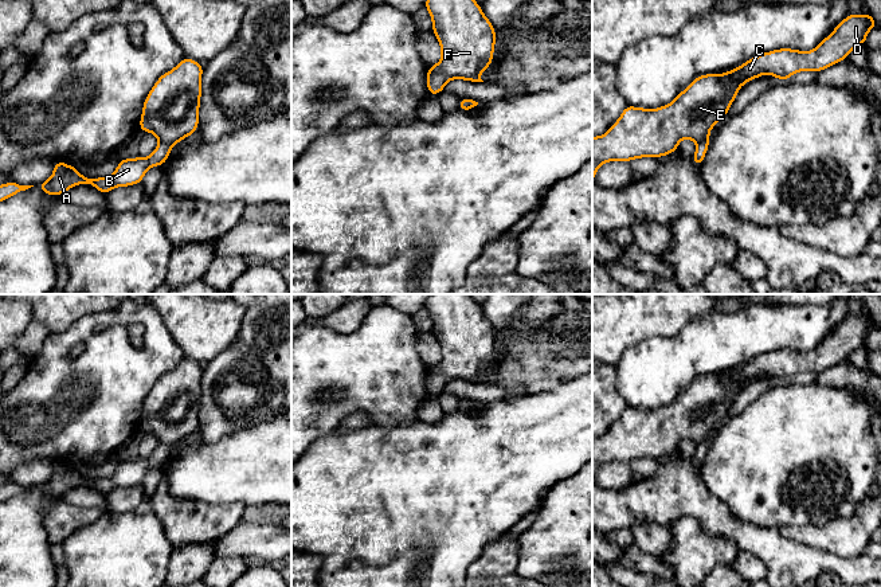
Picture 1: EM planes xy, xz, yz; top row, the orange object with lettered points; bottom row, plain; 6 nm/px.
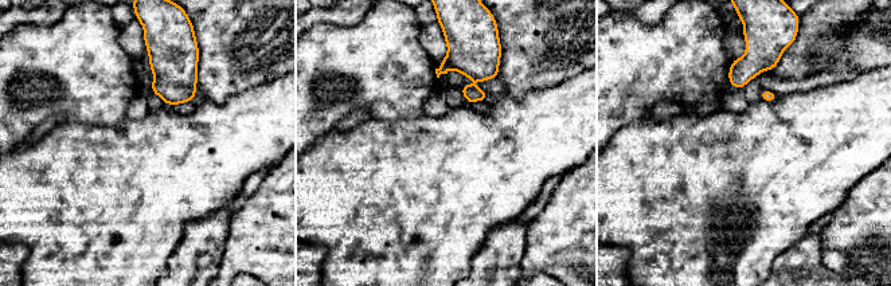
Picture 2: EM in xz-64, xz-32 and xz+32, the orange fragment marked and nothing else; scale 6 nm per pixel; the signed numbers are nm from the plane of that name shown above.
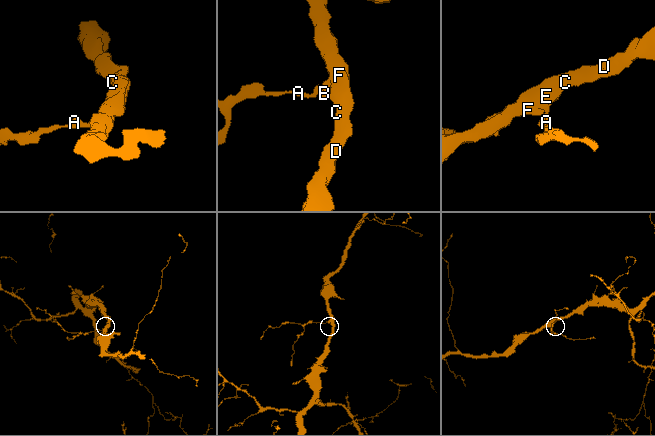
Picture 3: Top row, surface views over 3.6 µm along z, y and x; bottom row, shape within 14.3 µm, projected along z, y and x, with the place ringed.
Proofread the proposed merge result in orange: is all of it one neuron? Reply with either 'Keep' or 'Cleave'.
Cleave

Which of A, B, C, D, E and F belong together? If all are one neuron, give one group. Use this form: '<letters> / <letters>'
A B / C D E F

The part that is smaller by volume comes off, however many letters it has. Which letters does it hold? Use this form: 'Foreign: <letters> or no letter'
Foreign: A, B

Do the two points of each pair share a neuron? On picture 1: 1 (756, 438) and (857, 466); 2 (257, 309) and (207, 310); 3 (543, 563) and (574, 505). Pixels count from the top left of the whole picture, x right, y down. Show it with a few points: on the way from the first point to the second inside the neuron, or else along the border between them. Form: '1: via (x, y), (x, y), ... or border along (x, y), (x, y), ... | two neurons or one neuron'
1: via (782, 438), (829, 438), (831, 441) | one neuron
2: border along (243, 308), (242, 325), (234, 339) | two neurons
3: via (558, 548), (571, 535), (571, 520) | one neuron

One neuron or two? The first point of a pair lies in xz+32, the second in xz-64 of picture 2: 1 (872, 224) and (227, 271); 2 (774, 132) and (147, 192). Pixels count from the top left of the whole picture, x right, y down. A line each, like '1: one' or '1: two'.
1: one
2: one

